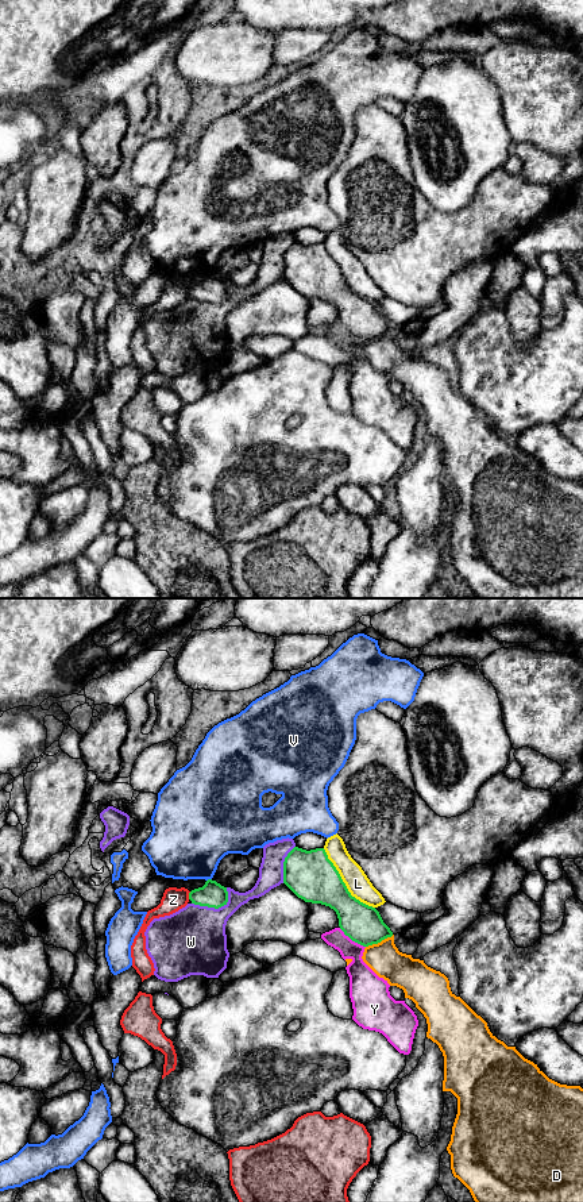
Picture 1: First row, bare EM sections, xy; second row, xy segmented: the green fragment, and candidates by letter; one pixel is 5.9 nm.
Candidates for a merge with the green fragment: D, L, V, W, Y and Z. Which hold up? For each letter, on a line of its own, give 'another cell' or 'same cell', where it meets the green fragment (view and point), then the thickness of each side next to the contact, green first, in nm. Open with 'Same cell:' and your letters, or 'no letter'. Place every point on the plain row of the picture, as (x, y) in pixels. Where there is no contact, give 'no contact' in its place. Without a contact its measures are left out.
Same cell: no letter
D: another cell | xy (379, 336) | 220/200 nm
L: another cell | xy (344, 278) | 300/140 nm
V: another cell | xy (208, 274) | 160/440 nm
W: another cell | xy (216, 303) | 160/400 nm
Y: another cell | xy (352, 335) | 220/170 nm
Z: another cell | xy (189, 291) | 160/140 nm

